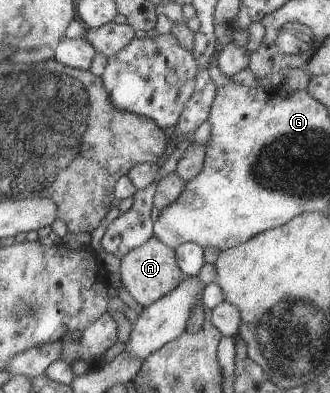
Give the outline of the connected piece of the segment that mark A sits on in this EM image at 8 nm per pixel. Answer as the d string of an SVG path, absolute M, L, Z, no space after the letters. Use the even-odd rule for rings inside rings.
M154 236L141 246L131 249L119 262L122 286L142 307L149 306L164 294L170 293L181 282L182 274L176 263L174 250Z

